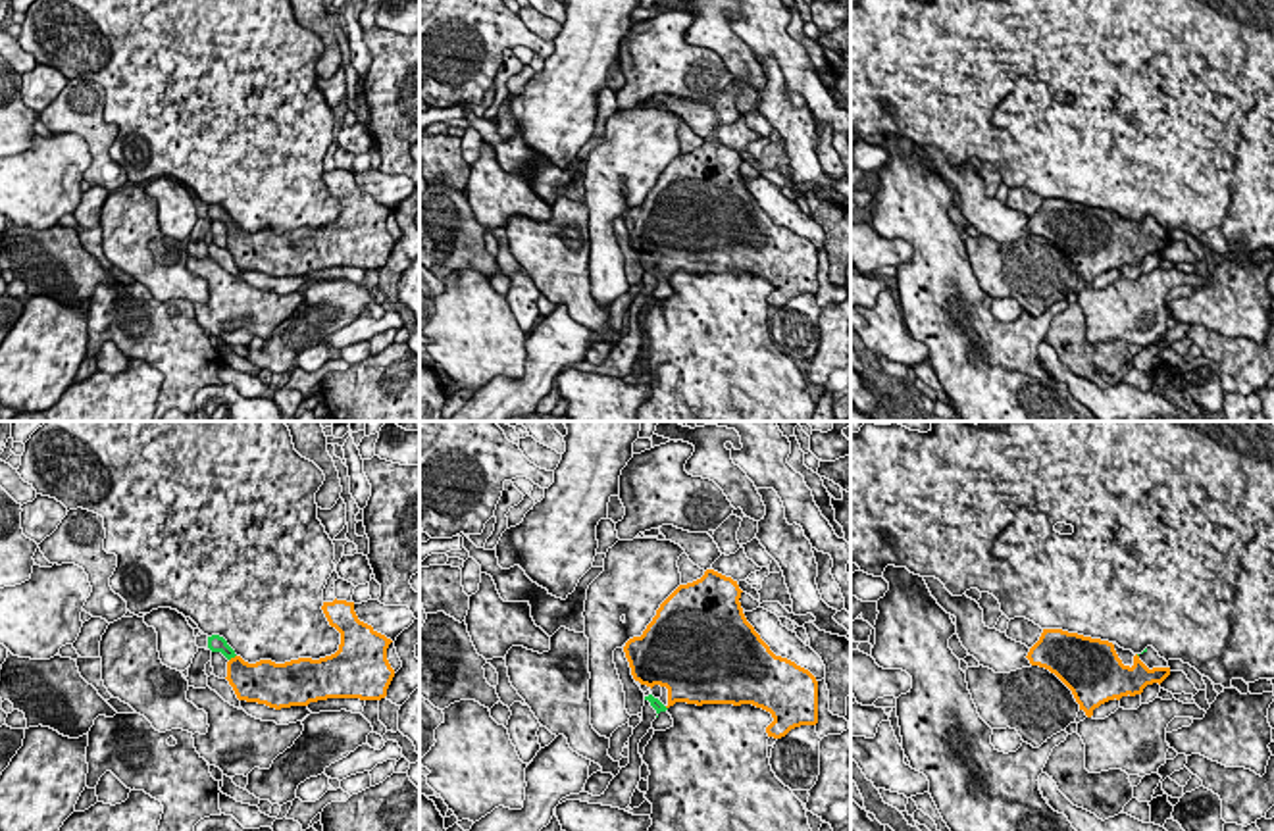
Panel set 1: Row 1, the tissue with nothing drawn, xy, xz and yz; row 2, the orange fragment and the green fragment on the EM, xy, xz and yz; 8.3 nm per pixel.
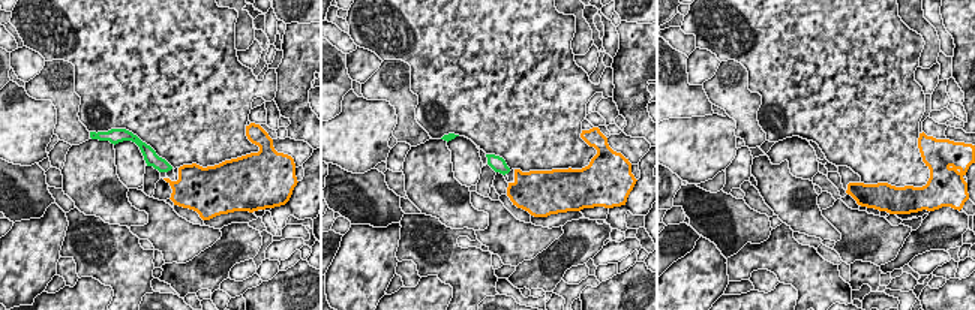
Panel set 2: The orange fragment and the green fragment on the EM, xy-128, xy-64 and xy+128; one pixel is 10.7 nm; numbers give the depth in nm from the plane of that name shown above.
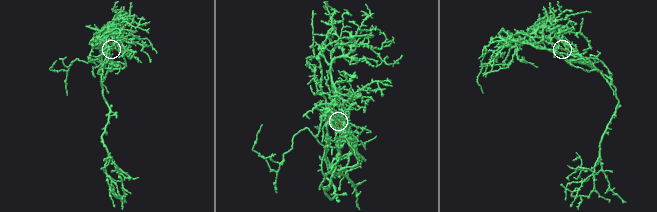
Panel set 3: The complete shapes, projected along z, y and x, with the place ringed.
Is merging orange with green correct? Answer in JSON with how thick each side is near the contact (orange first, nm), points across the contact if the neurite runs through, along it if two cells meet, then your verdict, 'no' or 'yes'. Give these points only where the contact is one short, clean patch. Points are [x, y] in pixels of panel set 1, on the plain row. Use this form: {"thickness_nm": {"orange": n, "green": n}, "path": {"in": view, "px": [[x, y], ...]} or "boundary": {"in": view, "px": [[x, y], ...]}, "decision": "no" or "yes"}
{"thickness_nm": {"orange": 320, "green": 140}, "path": {"in": "xy", "px": [[251, 251], [231, 227], [216, 212]]}, "decision": "yes"}

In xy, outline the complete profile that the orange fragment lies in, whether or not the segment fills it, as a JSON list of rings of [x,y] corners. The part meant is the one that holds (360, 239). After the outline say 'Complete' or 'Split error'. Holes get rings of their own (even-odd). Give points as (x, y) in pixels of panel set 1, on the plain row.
[[[335,167],[323,171],[321,179],[329,194],[341,202],[341,214],[335,223],[319,229],[248,233],[235,223],[223,206],[208,206],[208,217],[229,229],[225,248],[239,269],[281,279],[327,267],[381,269],[387,265],[395,246],[387,229],[387,217],[393,210],[360,190],[354,171]]]. Split error

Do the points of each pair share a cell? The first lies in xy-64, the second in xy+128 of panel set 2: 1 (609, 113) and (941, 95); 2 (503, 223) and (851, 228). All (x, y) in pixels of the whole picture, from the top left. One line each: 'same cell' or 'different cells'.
1: same cell
2: same cell

